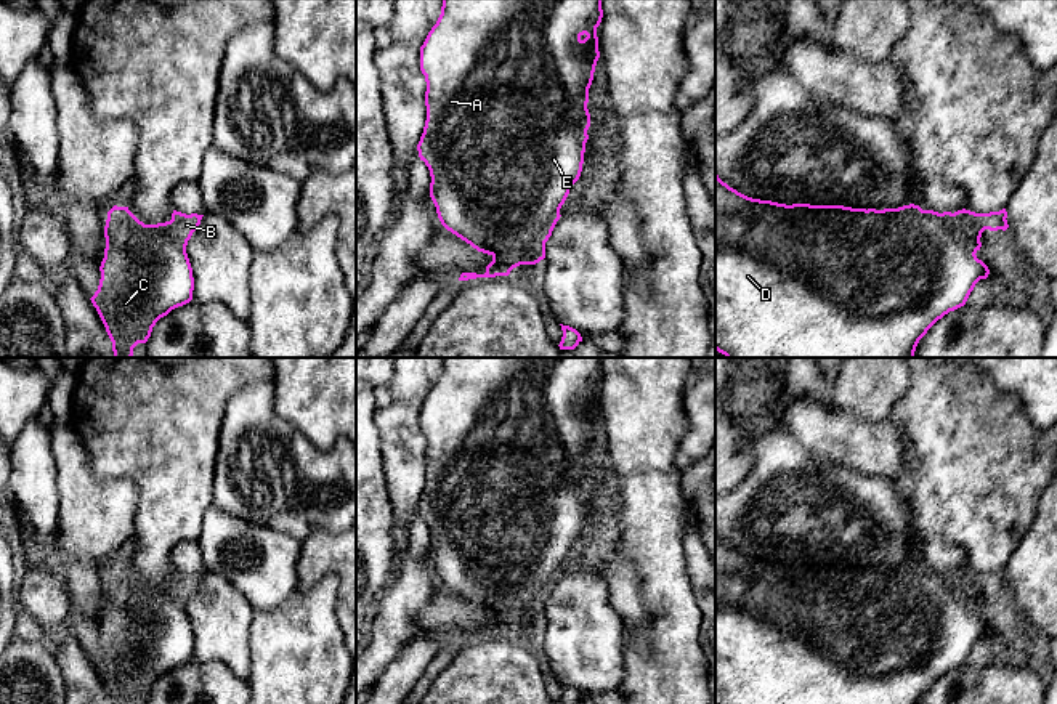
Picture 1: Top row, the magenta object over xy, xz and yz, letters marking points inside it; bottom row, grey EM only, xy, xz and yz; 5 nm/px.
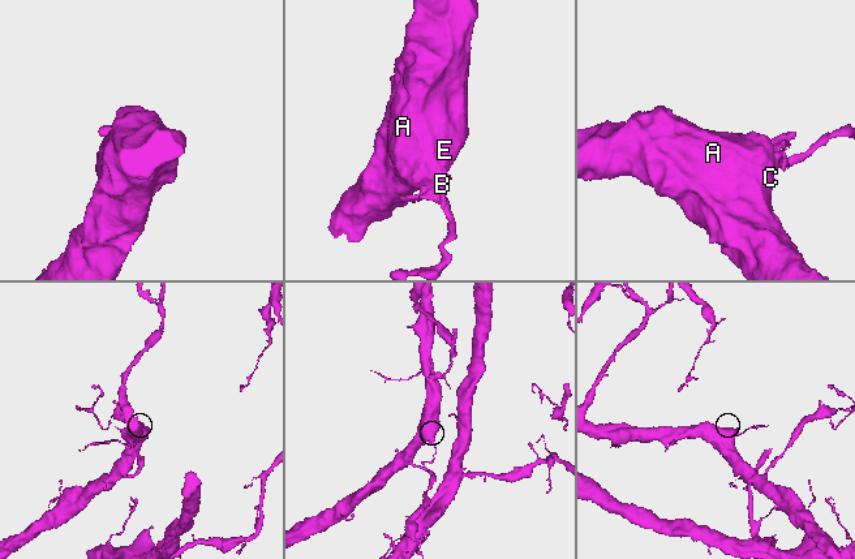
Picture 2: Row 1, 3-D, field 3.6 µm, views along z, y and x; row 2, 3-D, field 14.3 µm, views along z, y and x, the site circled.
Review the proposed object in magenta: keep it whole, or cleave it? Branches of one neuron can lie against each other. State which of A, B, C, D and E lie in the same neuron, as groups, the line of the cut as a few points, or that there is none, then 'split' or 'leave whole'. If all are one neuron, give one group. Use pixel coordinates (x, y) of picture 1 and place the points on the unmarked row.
groups A C D E / B; cut xz (558, 568), (526, 606), (498, 608), (491, 613); split

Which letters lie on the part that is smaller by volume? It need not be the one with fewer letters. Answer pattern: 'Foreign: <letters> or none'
Foreign: B

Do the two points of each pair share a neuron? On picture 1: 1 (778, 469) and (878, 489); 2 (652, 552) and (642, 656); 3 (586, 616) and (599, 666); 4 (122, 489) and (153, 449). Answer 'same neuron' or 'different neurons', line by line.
1: same neuron
2: same neuron
3: same neuron
4: different neurons

